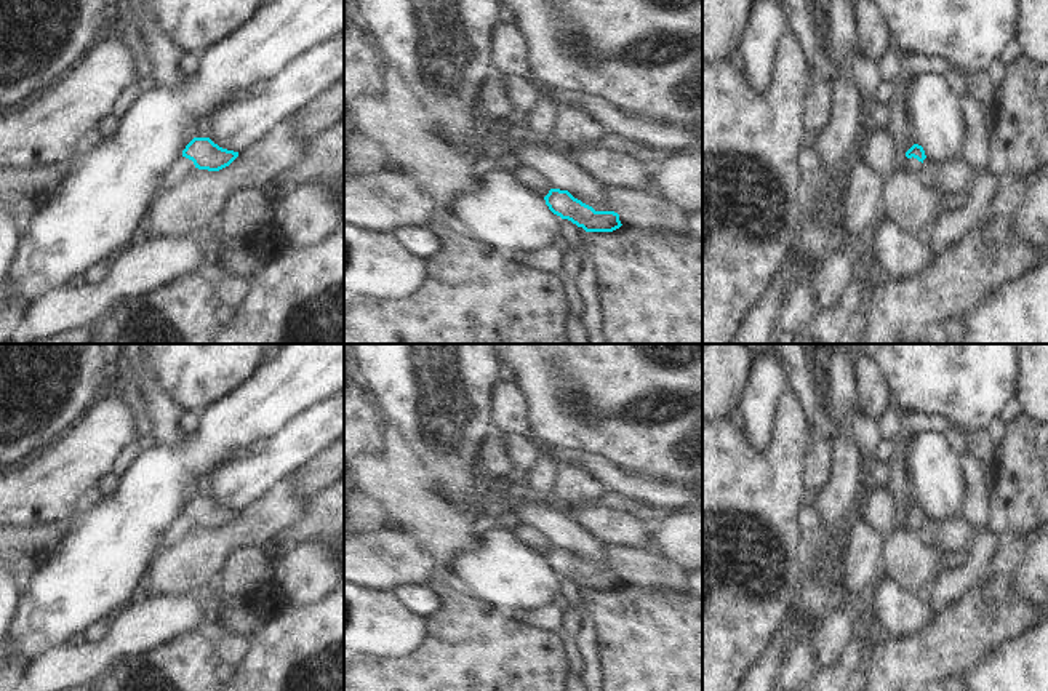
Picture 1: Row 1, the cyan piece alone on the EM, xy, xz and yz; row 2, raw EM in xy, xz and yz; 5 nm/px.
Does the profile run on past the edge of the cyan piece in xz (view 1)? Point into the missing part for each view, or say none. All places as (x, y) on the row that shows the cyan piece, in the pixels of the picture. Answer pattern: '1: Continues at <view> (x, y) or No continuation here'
1: No continuation here

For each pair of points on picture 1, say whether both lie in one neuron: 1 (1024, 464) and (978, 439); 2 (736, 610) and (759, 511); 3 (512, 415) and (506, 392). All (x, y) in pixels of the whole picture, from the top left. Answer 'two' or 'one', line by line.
1: two
2: one
3: one

